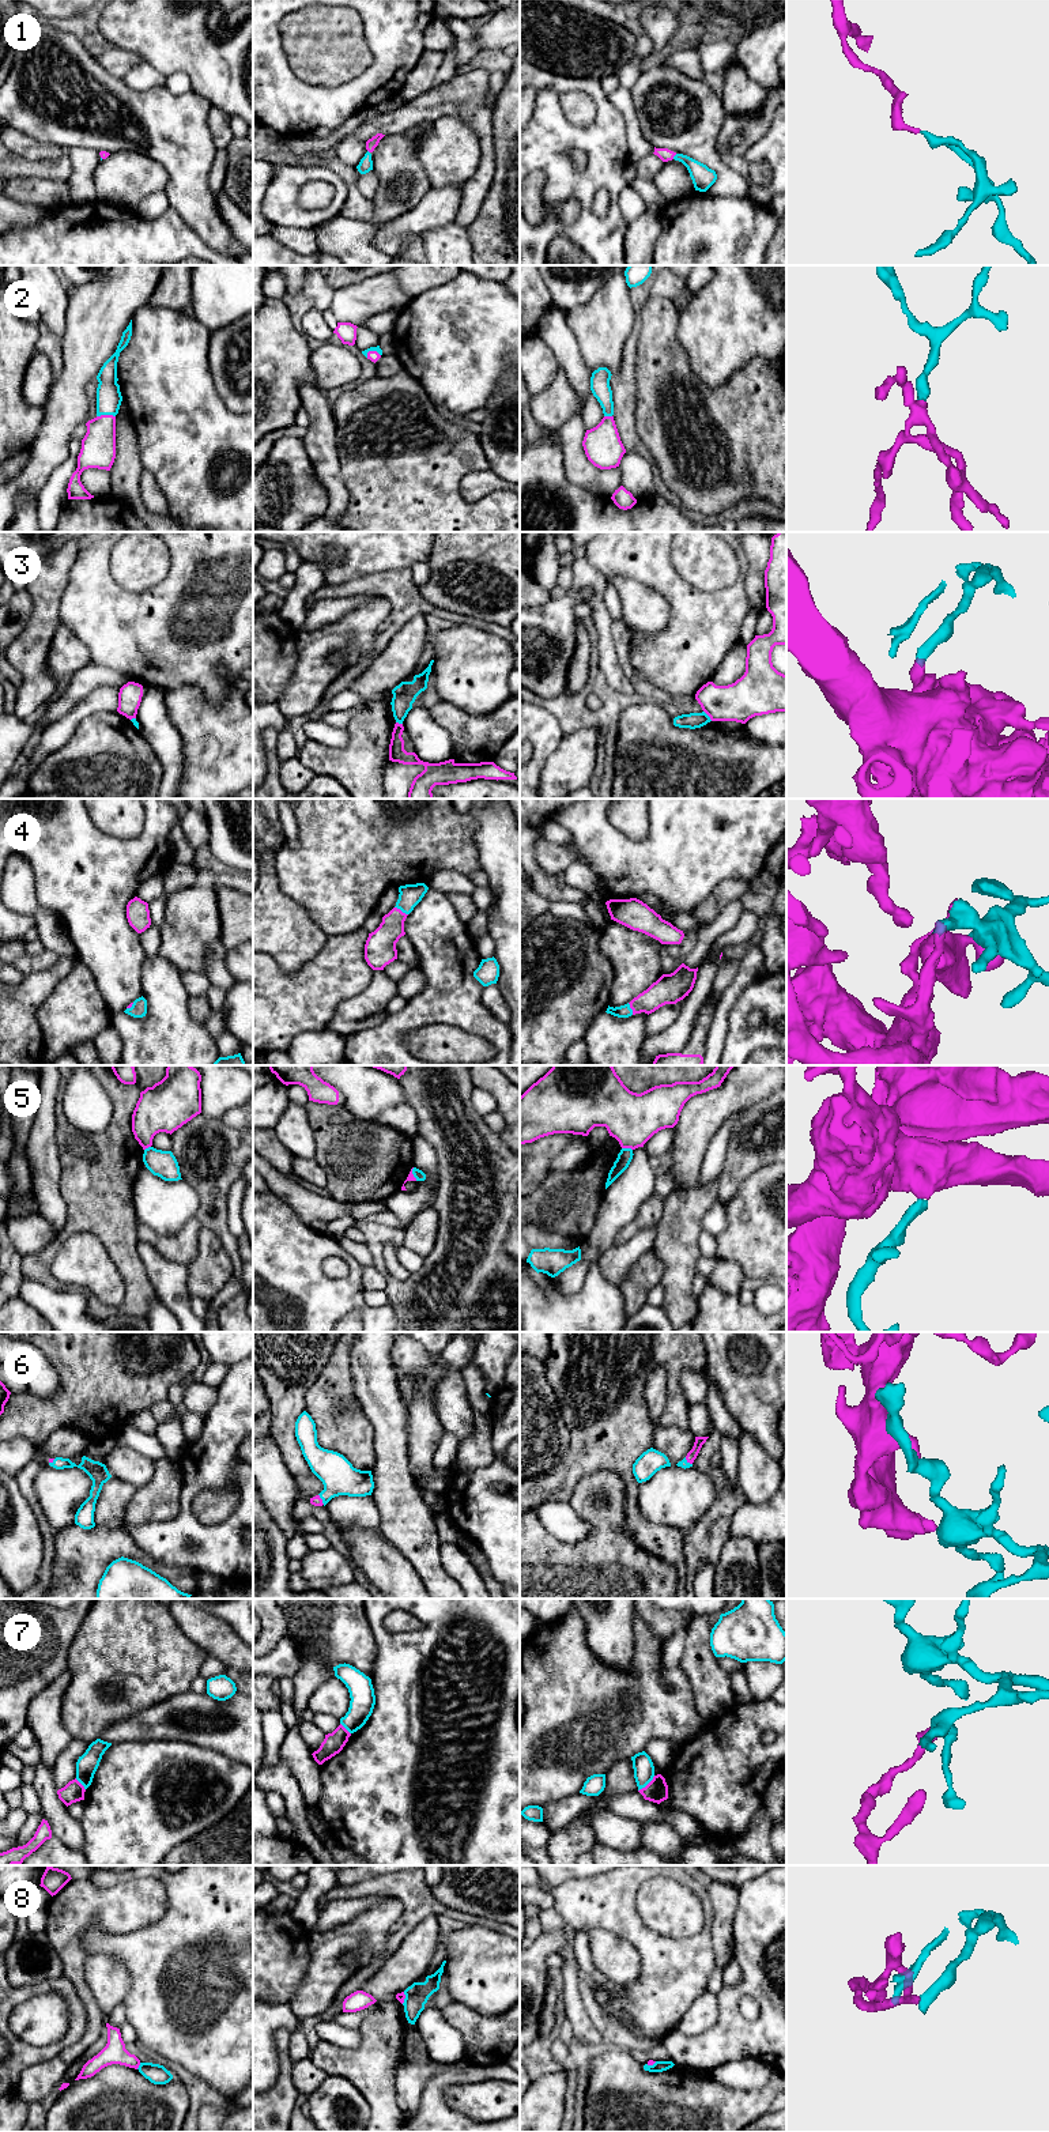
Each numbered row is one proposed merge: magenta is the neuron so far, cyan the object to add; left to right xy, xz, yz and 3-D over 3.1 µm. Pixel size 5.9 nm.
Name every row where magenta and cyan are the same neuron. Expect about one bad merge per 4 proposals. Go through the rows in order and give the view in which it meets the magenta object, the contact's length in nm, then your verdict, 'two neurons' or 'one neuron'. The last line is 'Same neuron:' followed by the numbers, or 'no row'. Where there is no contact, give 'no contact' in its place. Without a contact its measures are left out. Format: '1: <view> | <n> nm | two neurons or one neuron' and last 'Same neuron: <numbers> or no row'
1: yz | 40 nm | one neuron
2: xy | 110 nm | one neuron
3: yz | 80 nm | two neurons
4: xz | 90 nm | one neuron
5: yz | 70 nm | two neurons
6: xz | 70 nm | one neuron
7: yz | 140 nm | two neurons
8: xy | 50 nm | two neurons
Same neuron: 1, 2, 4, 6

